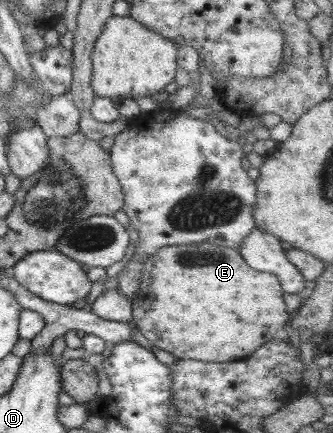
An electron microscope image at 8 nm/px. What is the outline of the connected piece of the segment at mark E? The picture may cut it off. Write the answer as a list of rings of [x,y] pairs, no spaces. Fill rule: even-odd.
[[[209,242],[158,248],[144,259],[140,287],[131,299],[133,321],[152,345],[178,359],[206,363],[244,360],[261,345],[282,334],[293,316],[286,311],[283,289],[276,275],[250,269],[236,251],[220,249]]]

